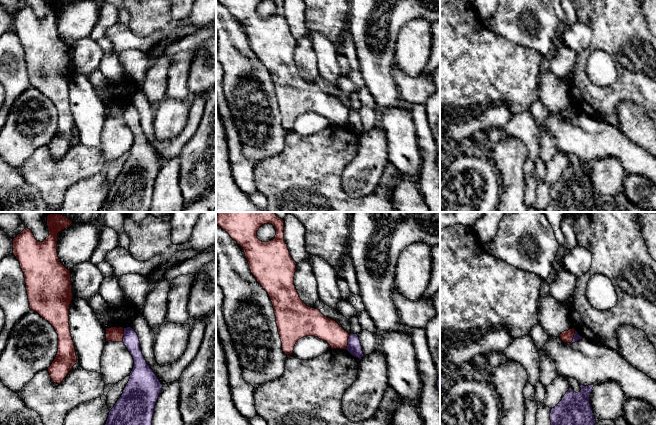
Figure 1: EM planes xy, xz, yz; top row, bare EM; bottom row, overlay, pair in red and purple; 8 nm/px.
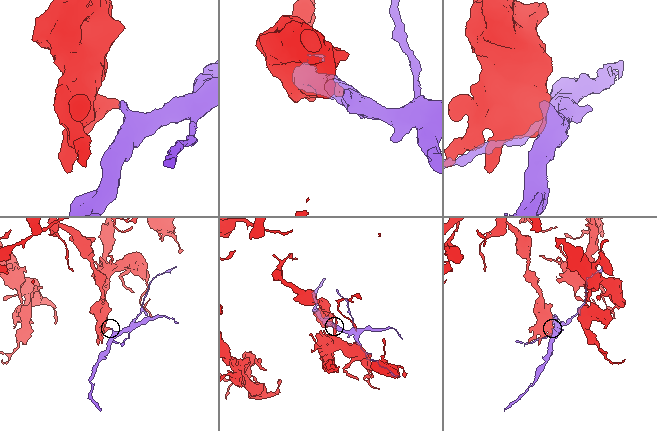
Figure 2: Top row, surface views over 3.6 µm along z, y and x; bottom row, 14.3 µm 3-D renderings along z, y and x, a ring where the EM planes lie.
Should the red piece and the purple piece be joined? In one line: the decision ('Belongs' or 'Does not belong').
Does not belong

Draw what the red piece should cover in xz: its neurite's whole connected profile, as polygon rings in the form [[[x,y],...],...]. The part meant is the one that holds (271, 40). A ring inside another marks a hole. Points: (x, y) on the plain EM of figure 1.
[[[264,0],[217,1],[243,24],[251,49],[268,69],[276,92],[281,123],[287,132],[292,131],[296,118],[306,112],[315,112],[326,117],[331,125],[346,126],[350,110],[336,97],[325,93],[318,85],[307,82],[299,73],[294,61],[297,39],[292,35],[284,16],[284,0],[272,0],[276,5],[276,11],[269,18],[262,18],[257,14],[257,7]]]

